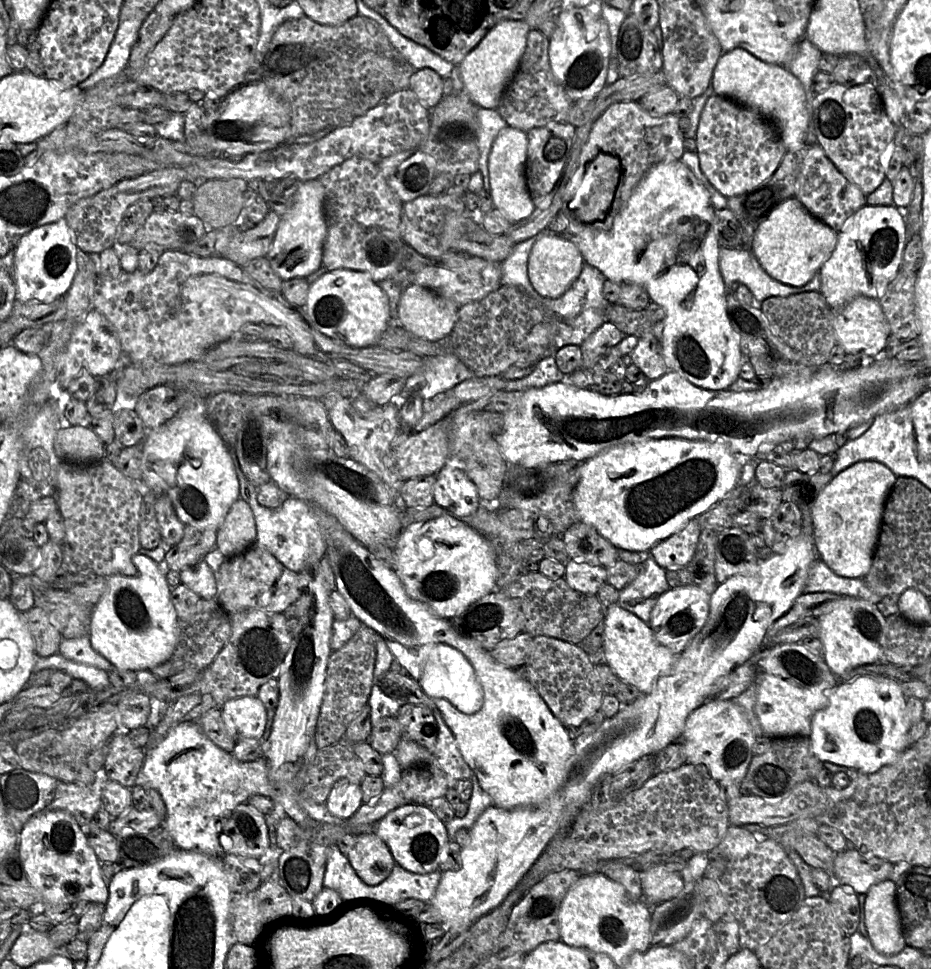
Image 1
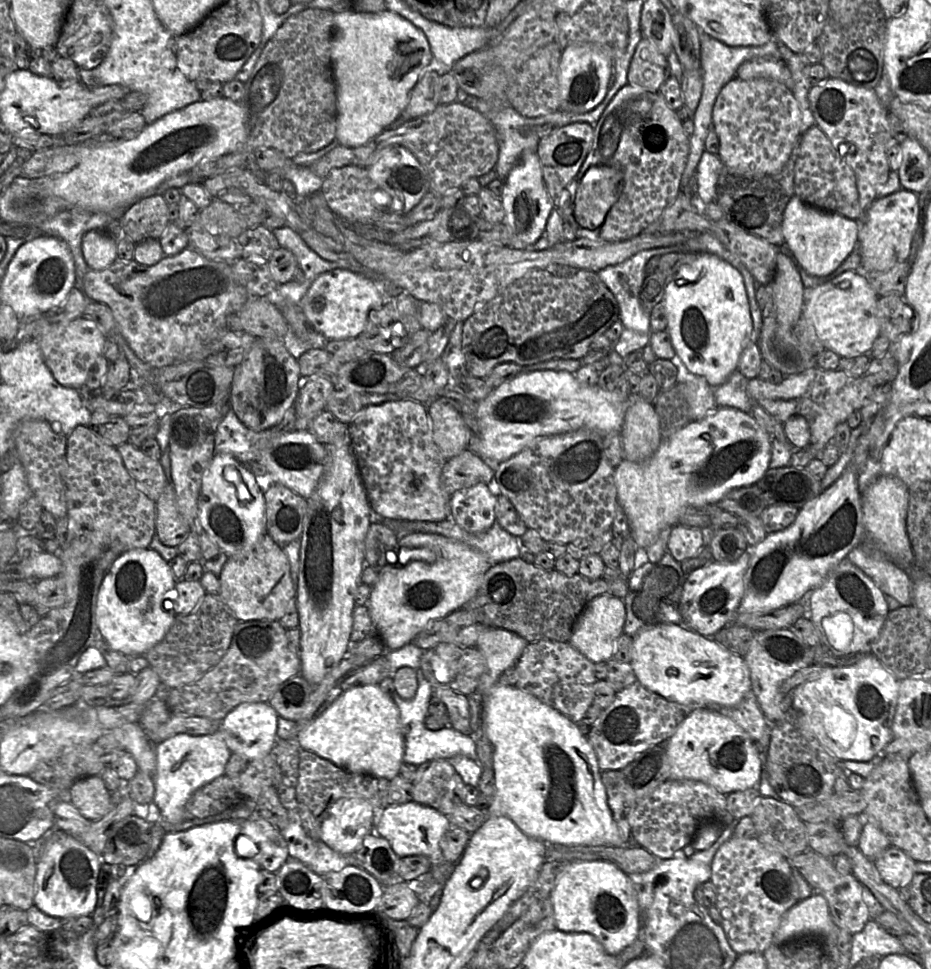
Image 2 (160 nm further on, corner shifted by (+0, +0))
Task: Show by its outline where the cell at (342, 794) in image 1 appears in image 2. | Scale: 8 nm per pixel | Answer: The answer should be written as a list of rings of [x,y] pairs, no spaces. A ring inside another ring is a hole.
[[[343,798],[324,812],[320,841],[334,851],[351,856],[365,836],[374,832],[375,808],[361,798]]]

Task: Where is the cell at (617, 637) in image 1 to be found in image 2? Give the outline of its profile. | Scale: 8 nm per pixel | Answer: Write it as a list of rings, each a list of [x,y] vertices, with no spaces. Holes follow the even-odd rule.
[[[661,624],[639,632],[633,637],[630,665],[637,682],[648,690],[692,708],[733,707],[751,691],[750,673],[744,657],[730,653],[712,637],[702,636],[685,625]]]

